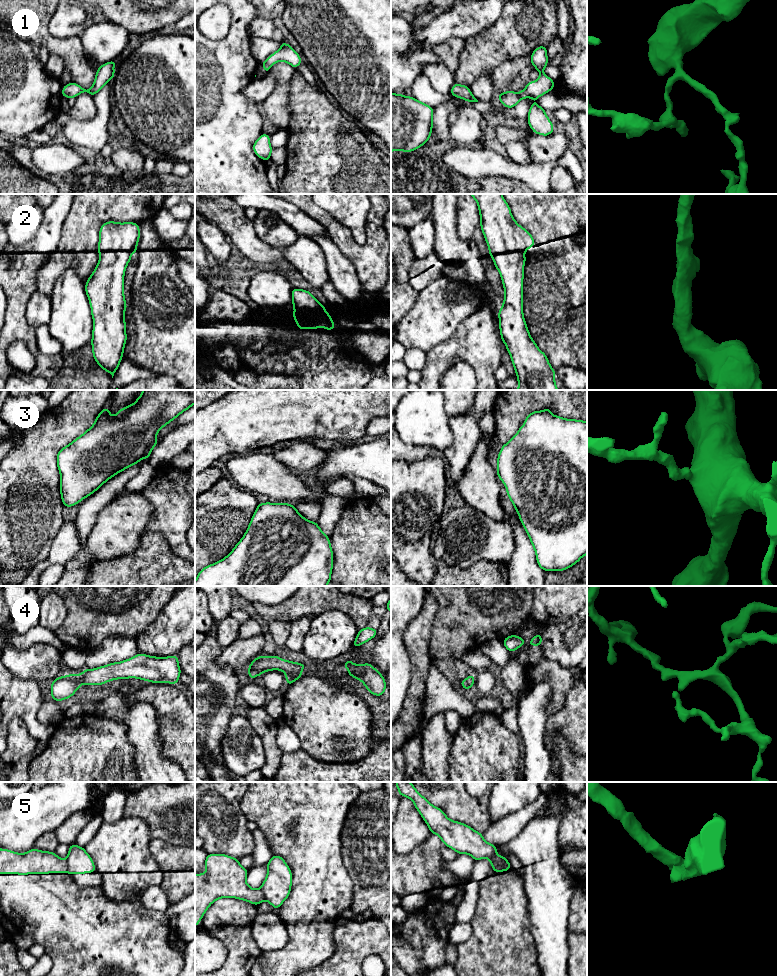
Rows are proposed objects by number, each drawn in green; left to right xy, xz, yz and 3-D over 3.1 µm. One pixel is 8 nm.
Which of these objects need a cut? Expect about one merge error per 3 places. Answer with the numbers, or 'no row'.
5

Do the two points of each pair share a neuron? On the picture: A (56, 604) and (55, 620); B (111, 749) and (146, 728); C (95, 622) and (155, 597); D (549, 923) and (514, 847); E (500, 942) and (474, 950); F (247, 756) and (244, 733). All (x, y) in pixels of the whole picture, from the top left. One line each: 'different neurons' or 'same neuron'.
A: same neuron
B: different neurons
C: same neuron
D: same neuron
E: same neuron
F: same neuron

